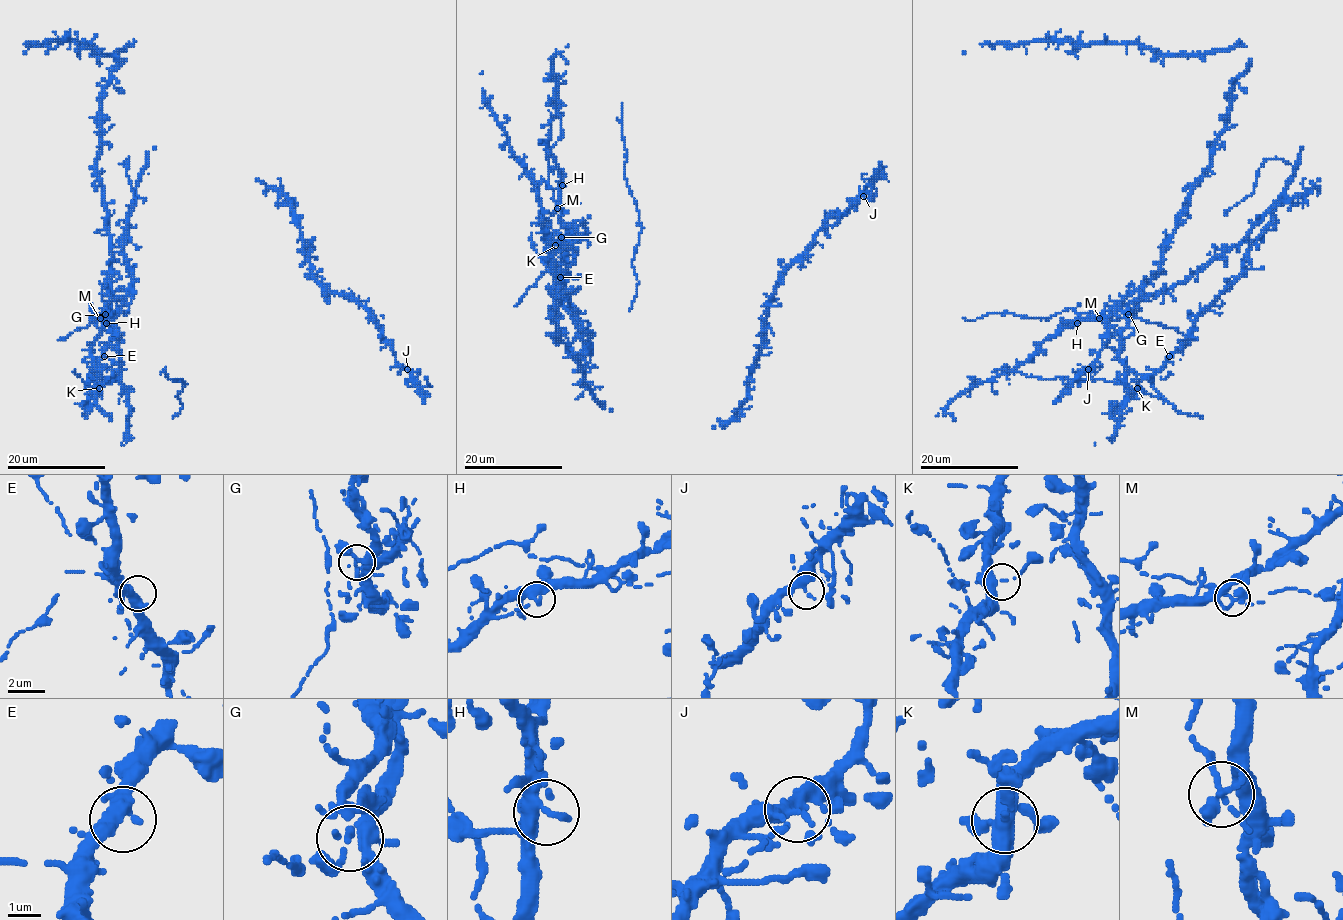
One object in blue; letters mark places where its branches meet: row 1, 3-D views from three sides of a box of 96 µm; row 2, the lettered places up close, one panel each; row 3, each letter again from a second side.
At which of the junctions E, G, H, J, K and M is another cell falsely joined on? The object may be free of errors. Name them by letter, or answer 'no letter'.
no letter

